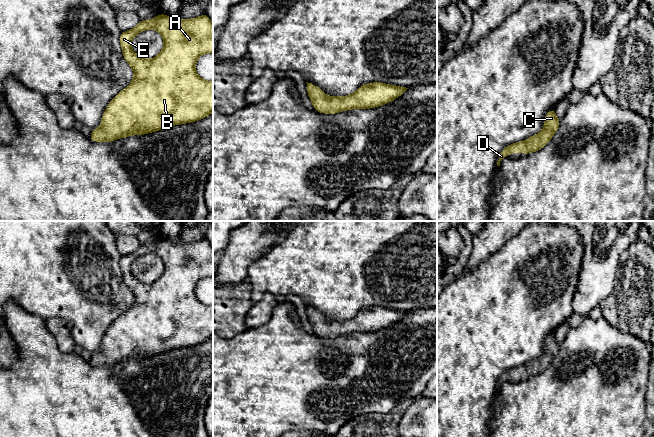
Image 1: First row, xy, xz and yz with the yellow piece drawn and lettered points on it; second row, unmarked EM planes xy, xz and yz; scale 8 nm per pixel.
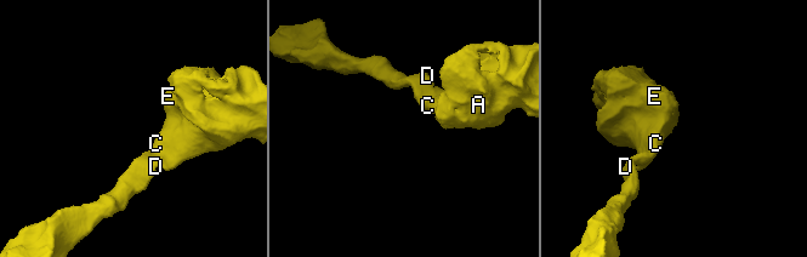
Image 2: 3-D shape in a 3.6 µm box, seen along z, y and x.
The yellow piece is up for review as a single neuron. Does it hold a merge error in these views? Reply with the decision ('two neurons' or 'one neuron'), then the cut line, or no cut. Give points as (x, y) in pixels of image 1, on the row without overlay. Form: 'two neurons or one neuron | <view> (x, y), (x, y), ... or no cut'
one neuron | no cut

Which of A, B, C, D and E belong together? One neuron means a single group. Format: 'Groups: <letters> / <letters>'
Groups: A B C D E

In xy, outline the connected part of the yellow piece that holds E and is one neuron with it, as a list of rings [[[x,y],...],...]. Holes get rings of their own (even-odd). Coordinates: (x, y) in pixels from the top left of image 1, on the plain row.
[[[204,236],[194,243],[174,244],[160,237],[156,242],[141,244],[133,253],[121,256],[120,269],[123,281],[134,296],[130,309],[121,314],[106,331],[99,353],[91,355],[91,365],[112,366],[115,363],[126,362],[130,359],[144,359],[173,349],[190,347],[201,344],[213,336],[213,305],[205,305],[198,300],[195,288],[198,282],[206,277],[213,277],[213,248]],[[154,253],[164,264],[162,275],[153,283],[143,283],[137,280],[131,272],[131,264],[140,256]]]

